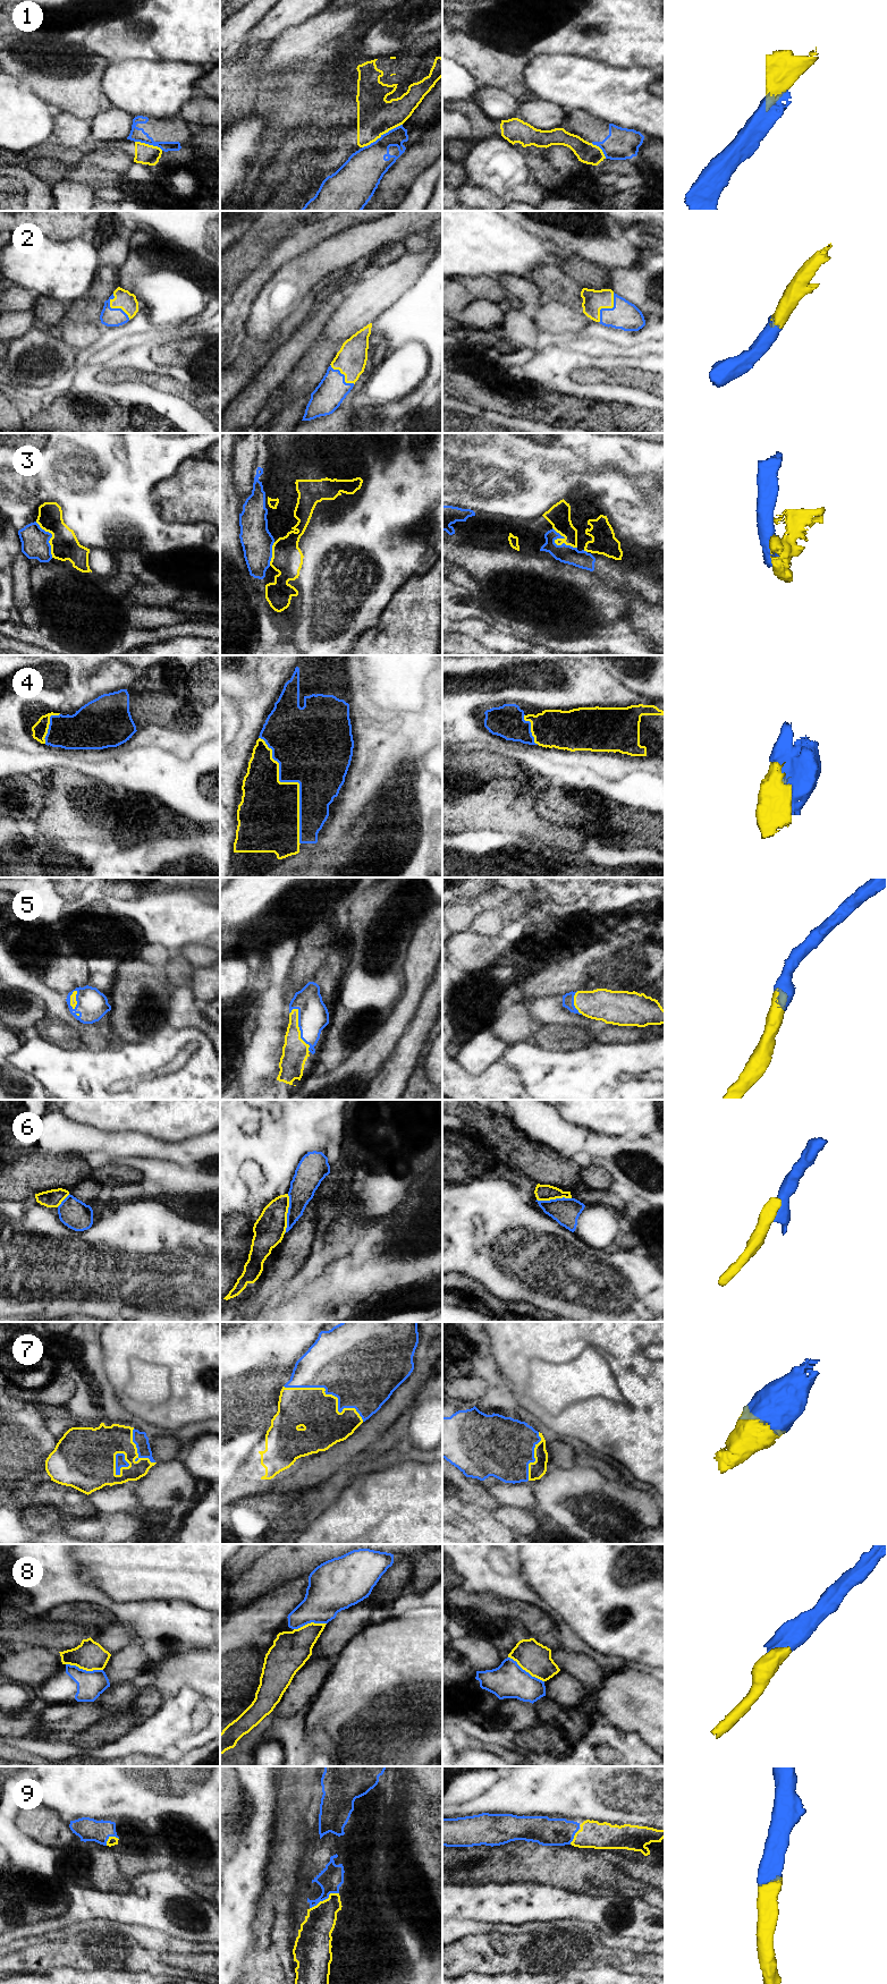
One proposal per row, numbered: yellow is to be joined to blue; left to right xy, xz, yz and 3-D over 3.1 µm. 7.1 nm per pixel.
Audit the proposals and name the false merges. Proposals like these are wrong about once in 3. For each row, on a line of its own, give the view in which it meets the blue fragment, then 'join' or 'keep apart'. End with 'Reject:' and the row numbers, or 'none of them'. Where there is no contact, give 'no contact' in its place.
1: xz | keep apart
2: yz | join
3: yz | join
4: xz | join
5: xz | join
6: xz | keep apart
7: xz | join
8: xy | keep apart
9: xz | join
Reject: 1, 6, 8

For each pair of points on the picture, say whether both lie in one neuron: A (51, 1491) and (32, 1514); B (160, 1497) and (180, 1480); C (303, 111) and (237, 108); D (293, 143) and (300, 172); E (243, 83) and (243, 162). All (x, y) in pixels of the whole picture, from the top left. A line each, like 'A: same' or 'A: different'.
A: different
B: same
C: same
D: different
E: different

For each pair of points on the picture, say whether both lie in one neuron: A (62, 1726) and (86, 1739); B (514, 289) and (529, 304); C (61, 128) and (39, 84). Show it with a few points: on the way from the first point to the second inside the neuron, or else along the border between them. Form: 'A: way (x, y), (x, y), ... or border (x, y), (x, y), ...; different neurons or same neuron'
A: border (99, 1719), (76, 1734); different neurons
B: way (518, 291), (526, 299); same neuron
C: border (64, 111), (68, 111), (85, 120); different neurons

